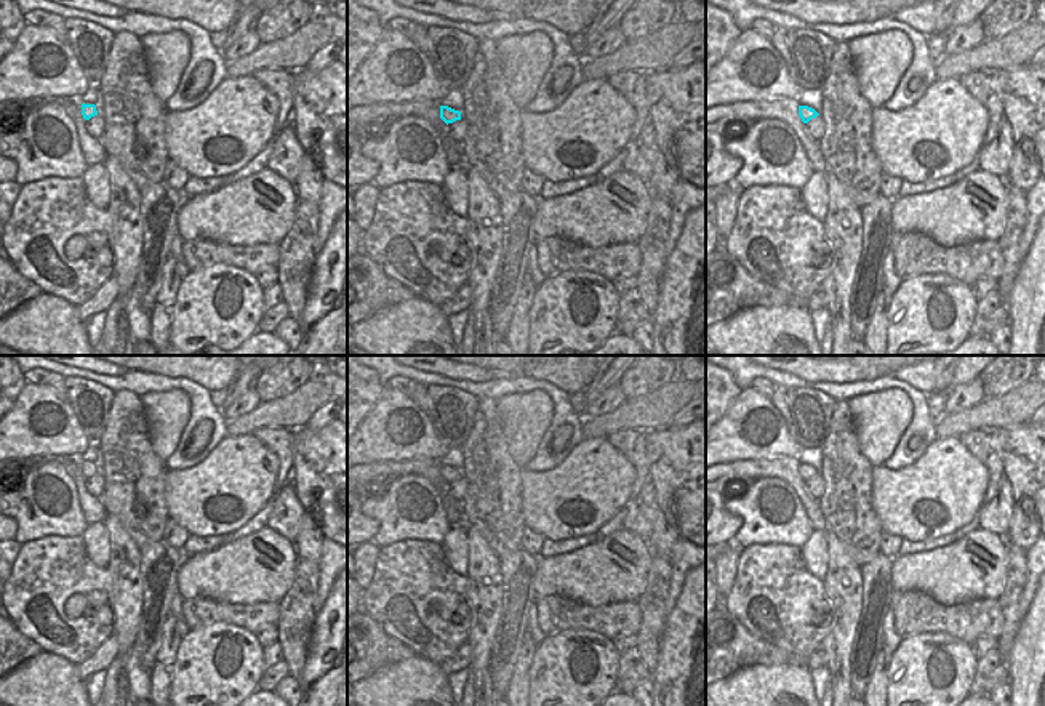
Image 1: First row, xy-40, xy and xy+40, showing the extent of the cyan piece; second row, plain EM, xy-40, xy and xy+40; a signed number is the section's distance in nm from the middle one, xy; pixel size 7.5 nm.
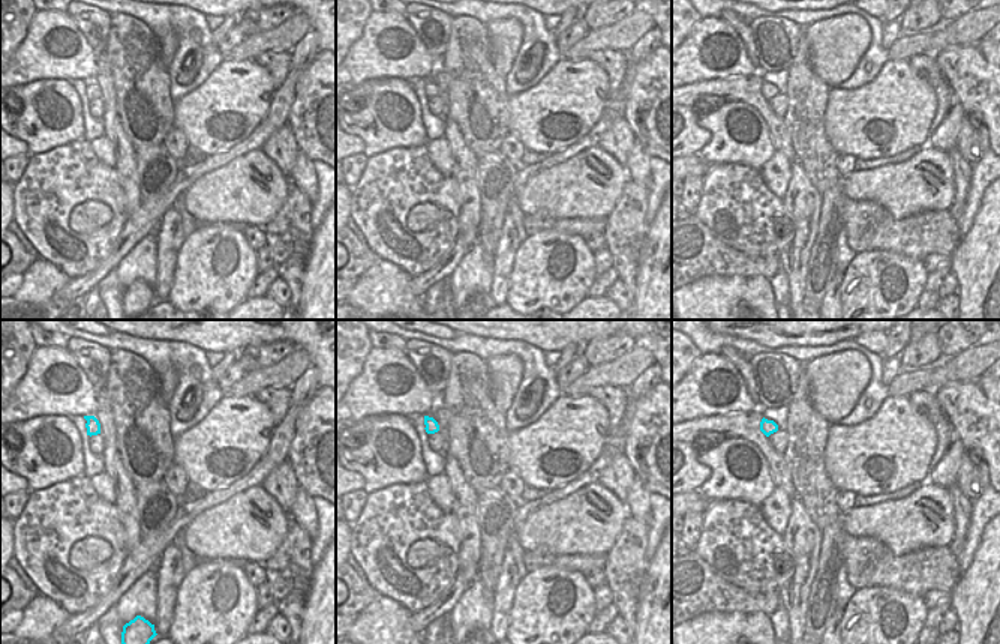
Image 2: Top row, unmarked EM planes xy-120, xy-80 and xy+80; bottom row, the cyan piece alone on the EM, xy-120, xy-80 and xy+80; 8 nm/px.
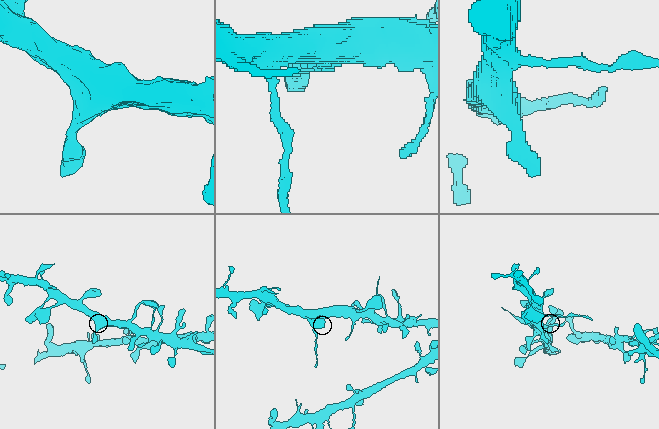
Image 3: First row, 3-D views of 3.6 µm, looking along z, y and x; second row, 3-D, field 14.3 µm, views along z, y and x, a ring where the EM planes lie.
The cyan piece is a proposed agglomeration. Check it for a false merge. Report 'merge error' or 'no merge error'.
merge error

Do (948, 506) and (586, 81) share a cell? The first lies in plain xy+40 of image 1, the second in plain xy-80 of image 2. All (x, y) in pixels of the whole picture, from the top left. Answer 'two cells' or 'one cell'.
one cell

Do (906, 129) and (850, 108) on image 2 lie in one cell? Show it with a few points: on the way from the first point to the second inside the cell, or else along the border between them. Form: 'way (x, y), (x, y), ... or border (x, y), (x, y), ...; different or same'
way (894, 116), (864, 116); same

